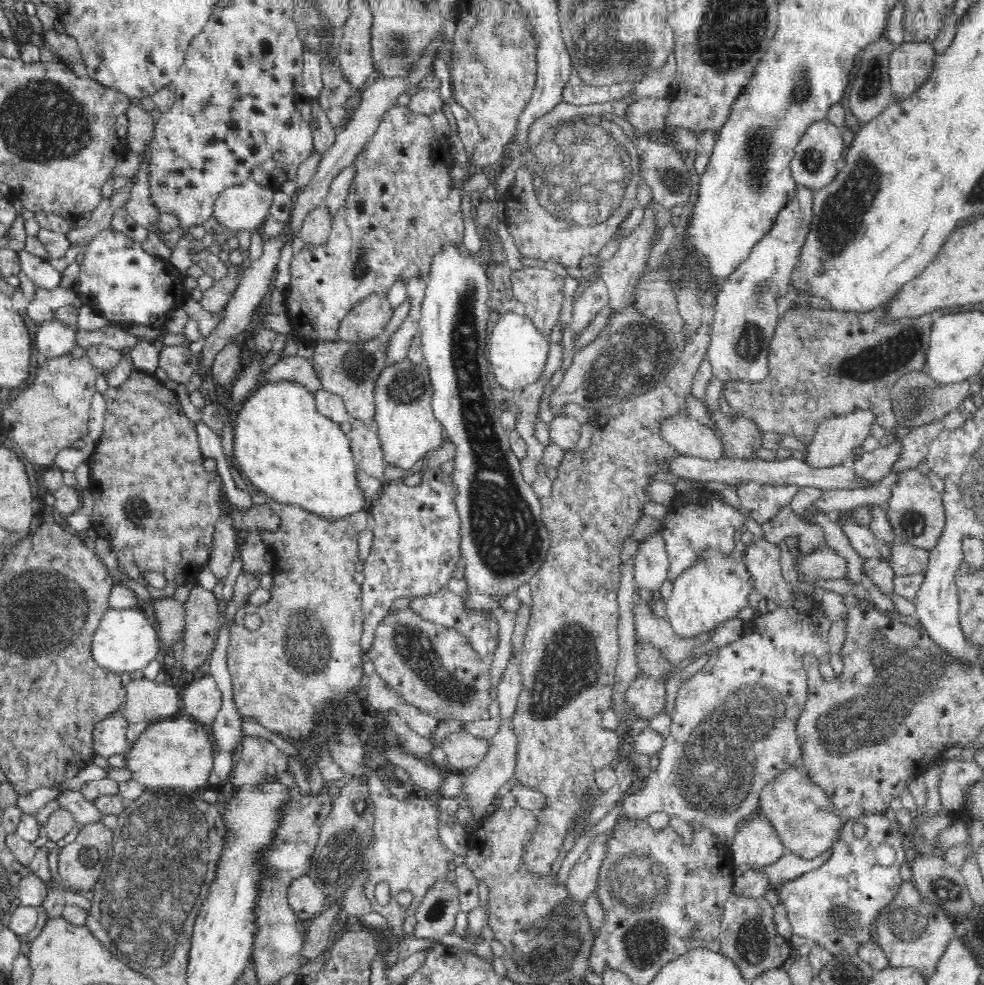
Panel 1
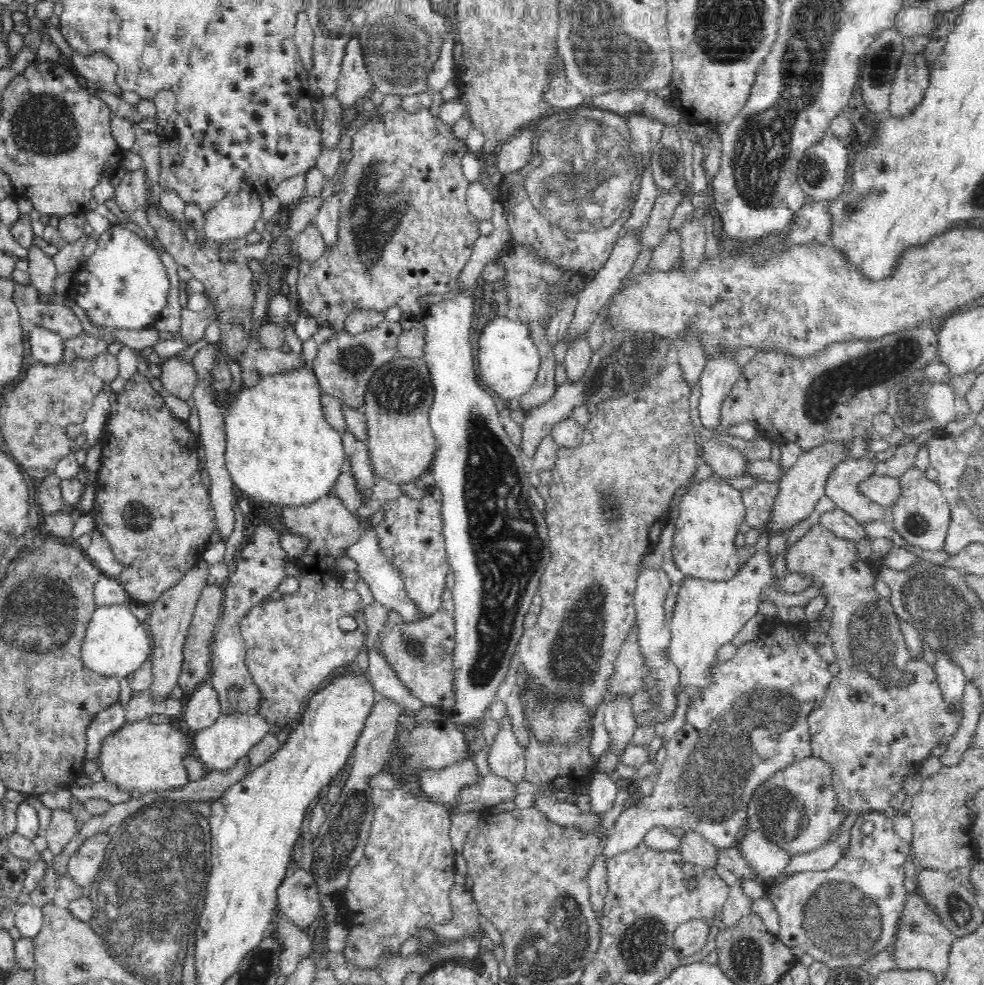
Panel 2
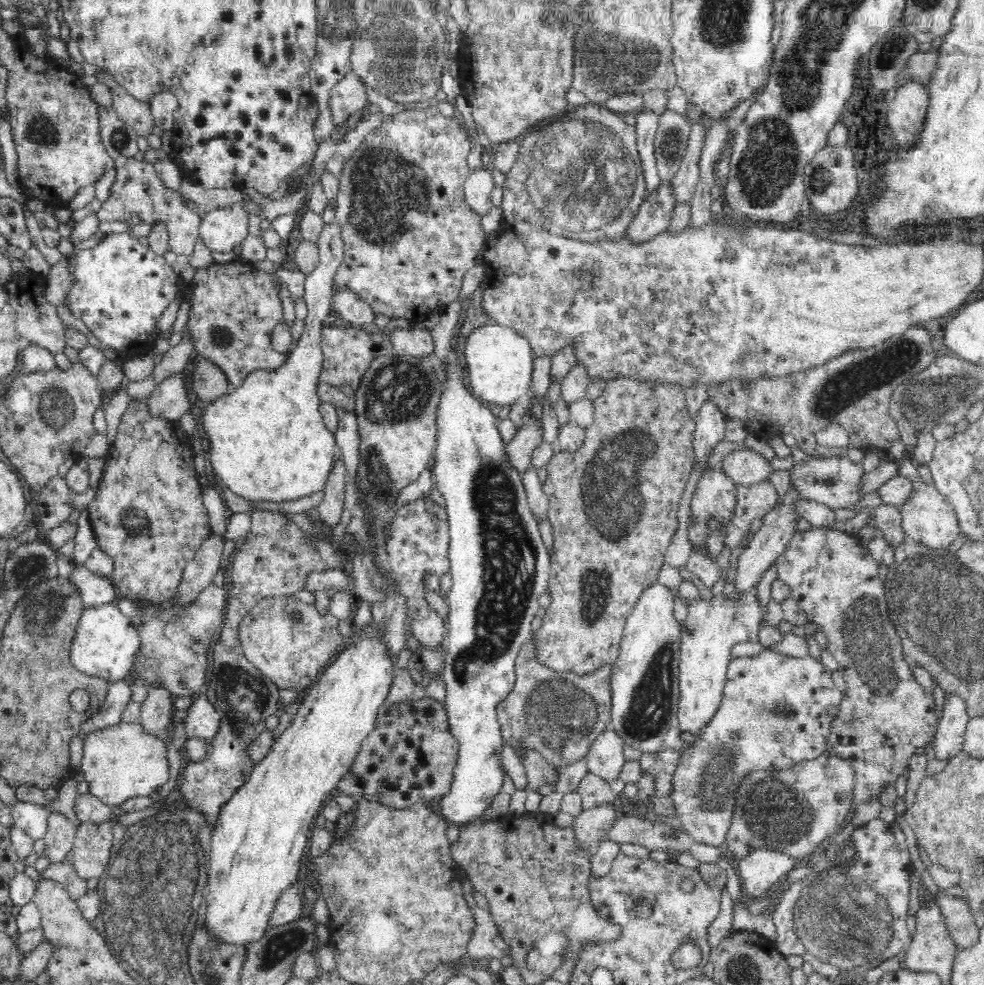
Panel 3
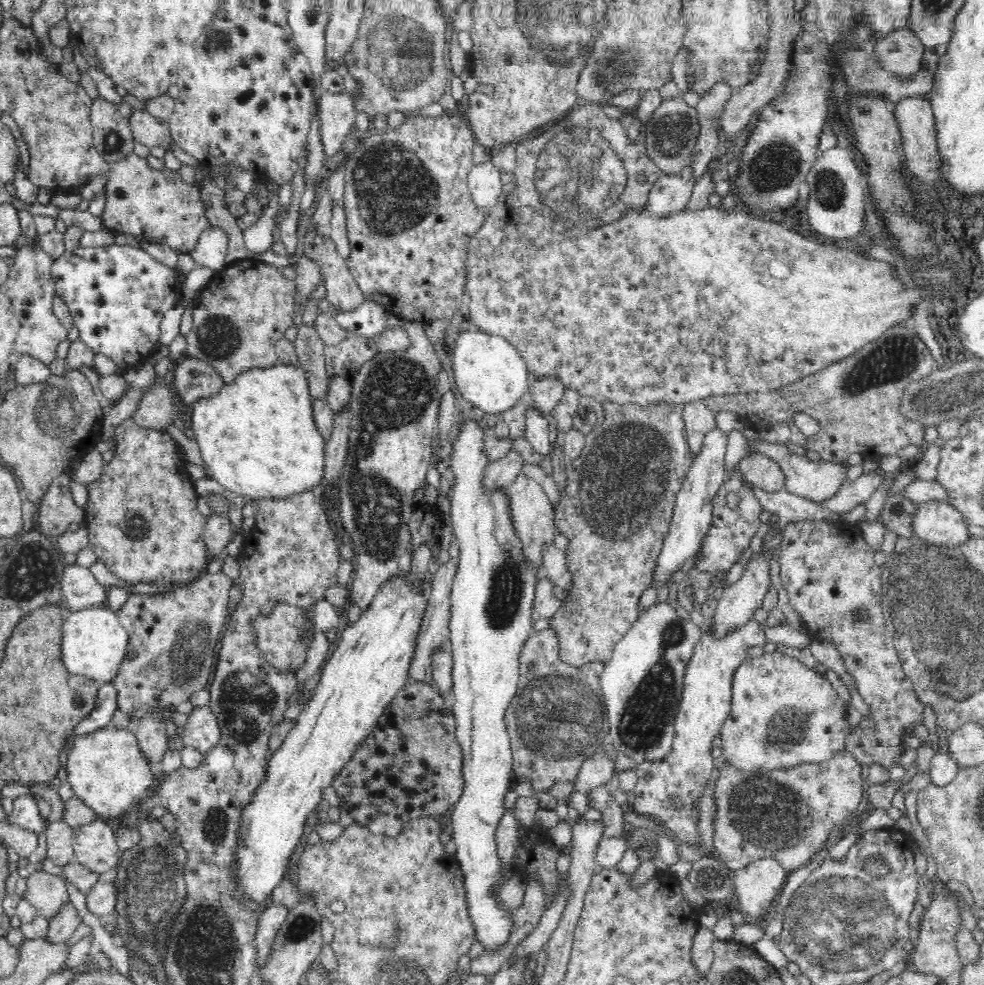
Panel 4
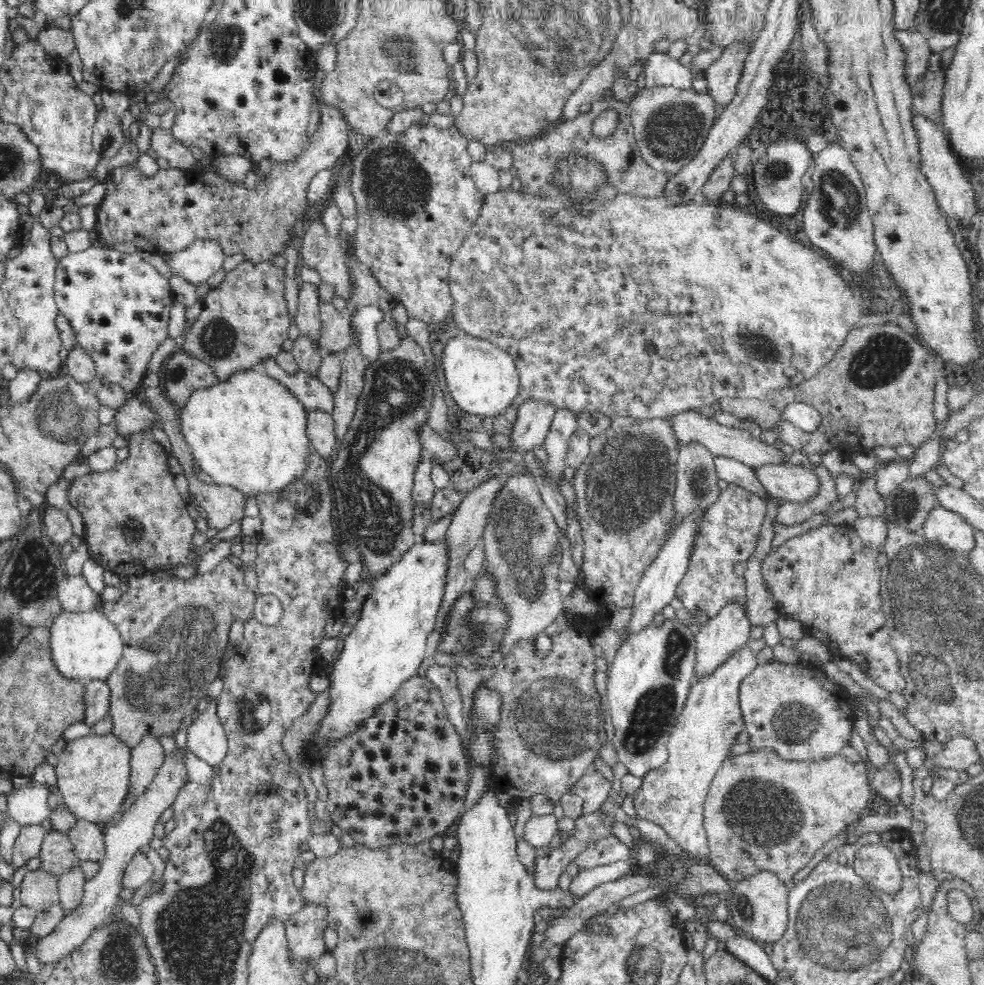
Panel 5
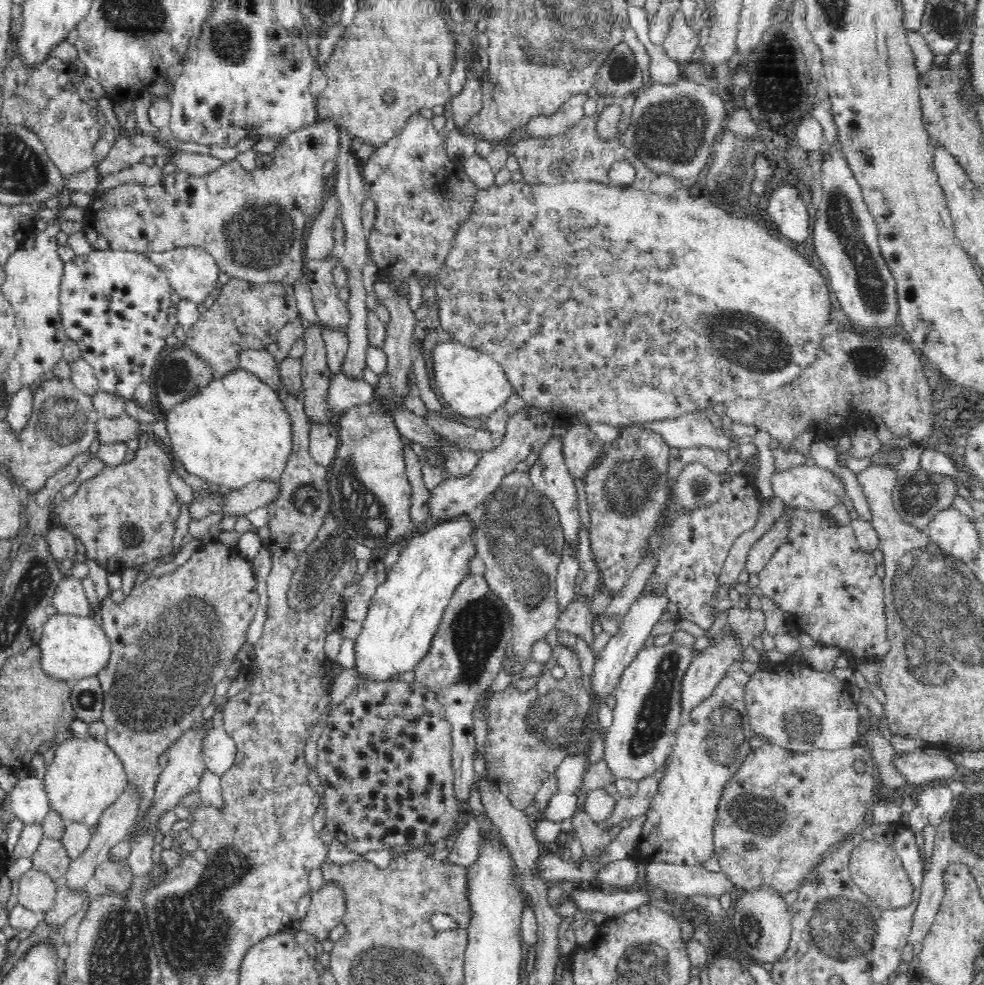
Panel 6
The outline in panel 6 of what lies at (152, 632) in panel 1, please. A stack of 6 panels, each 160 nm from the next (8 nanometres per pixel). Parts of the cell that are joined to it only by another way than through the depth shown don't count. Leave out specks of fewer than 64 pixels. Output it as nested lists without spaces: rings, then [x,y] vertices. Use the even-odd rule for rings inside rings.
[[[54,614],[45,623],[43,634],[36,644],[42,650],[42,669],[58,682],[75,683],[82,678],[97,677],[107,668],[113,654],[110,640],[93,614]]]

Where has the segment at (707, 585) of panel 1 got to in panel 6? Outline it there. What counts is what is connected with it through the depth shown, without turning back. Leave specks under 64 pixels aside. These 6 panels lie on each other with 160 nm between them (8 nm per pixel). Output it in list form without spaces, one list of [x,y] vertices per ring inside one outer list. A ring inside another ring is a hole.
[[[739,665],[730,668],[712,694],[684,714],[675,728],[675,741],[667,754],[665,769],[657,782],[636,847],[626,860],[610,862],[595,876],[591,886],[608,883],[617,890],[634,891],[640,885],[638,866],[654,859],[677,865],[698,865],[714,857],[713,822],[725,782],[734,776],[751,751],[751,726],[744,688],[750,674]]]

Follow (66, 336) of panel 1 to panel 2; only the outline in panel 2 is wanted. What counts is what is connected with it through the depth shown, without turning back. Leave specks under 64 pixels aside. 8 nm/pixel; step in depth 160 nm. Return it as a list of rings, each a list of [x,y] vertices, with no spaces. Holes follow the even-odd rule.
[[[36,327],[29,332],[31,354],[42,364],[56,365],[62,362],[65,338],[52,330]]]

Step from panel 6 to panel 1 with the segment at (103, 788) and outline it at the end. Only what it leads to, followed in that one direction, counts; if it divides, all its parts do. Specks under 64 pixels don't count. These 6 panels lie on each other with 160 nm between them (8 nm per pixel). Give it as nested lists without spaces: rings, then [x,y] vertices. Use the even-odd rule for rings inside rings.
[[[180,711],[145,728],[132,748],[128,748],[125,767],[130,770],[131,778],[140,781],[142,786],[150,790],[182,787],[199,792],[208,787],[208,776],[214,770],[216,754],[217,746],[210,727]]]

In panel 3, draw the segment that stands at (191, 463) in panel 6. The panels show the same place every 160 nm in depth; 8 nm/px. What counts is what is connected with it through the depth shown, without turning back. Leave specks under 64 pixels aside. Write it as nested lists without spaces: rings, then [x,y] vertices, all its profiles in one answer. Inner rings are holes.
[[[335,220],[334,222],[326,222],[322,226],[322,232],[318,236],[318,246],[319,246],[319,264],[310,274],[305,276],[304,280],[304,297],[303,300],[306,302],[306,306],[308,308],[308,315],[305,318],[304,330],[302,335],[298,340],[294,342],[294,349],[288,354],[288,360],[282,365],[277,367],[274,370],[266,370],[266,371],[256,371],[250,373],[246,380],[242,382],[242,386],[238,386],[238,388],[232,388],[231,391],[226,395],[222,395],[217,399],[209,403],[204,404],[204,412],[201,417],[202,420],[202,428],[206,434],[206,438],[209,442],[209,454],[210,454],[210,462],[213,467],[213,472],[220,476],[221,480],[224,484],[234,492],[234,494],[238,494],[249,500],[250,502],[294,502],[294,500],[300,500],[300,498],[304,498],[304,496],[310,496],[314,494],[314,492],[324,491],[326,486],[326,482],[328,482],[328,478],[330,476],[330,472],[334,468],[334,464],[336,464],[336,458],[339,456],[339,446],[337,445],[335,439],[335,433],[333,433],[328,427],[326,427],[326,423],[324,422],[324,417],[322,417],[320,411],[321,400],[320,391],[323,388],[322,382],[320,382],[320,374],[323,369],[323,352],[321,349],[321,320],[328,316],[333,310],[333,292],[332,292],[332,283],[340,264],[344,258],[344,246],[343,246],[343,238],[341,235],[341,226]]]

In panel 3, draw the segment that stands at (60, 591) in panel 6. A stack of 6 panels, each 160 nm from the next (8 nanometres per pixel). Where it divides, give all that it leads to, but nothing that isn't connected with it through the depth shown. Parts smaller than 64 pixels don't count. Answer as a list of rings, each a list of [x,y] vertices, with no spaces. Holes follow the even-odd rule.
[[[84,564],[76,565],[72,572],[70,572],[70,578],[78,585],[78,593],[82,594],[82,601],[86,608],[115,603],[119,598],[117,589],[109,578],[90,572]]]

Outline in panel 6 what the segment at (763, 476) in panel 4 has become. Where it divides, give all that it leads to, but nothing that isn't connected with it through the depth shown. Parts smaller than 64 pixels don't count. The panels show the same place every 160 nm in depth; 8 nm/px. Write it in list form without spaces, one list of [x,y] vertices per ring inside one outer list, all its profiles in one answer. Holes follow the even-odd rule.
[[[802,463],[784,468],[784,470],[776,469],[770,476],[770,486],[772,486],[774,496],[779,498],[784,505],[795,509],[822,511],[825,514],[846,498],[846,490],[840,479],[830,470],[815,464]]]

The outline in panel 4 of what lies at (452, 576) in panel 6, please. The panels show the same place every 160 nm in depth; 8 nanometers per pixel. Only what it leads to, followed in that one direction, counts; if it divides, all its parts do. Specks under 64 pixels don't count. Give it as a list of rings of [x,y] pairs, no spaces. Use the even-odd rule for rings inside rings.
[[[394,578],[382,586],[375,602],[363,611],[360,619],[350,623],[350,628],[344,630],[340,644],[322,668],[322,676],[312,698],[304,704],[302,712],[294,719],[292,728],[289,728],[278,750],[272,751],[262,780],[238,810],[239,825],[235,834],[234,858],[231,860],[234,890],[241,896],[238,901],[249,902],[251,906],[265,906],[272,894],[285,882],[292,856],[309,830],[309,821],[314,810],[323,801],[324,788],[332,786],[338,772],[352,760],[361,744],[372,734],[372,728],[381,712],[398,691],[408,684],[410,657],[414,652],[420,620],[428,604],[426,598],[419,581],[412,578]]]

